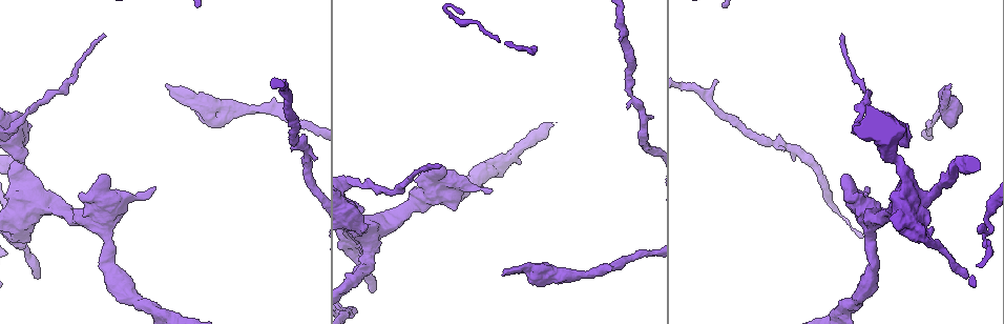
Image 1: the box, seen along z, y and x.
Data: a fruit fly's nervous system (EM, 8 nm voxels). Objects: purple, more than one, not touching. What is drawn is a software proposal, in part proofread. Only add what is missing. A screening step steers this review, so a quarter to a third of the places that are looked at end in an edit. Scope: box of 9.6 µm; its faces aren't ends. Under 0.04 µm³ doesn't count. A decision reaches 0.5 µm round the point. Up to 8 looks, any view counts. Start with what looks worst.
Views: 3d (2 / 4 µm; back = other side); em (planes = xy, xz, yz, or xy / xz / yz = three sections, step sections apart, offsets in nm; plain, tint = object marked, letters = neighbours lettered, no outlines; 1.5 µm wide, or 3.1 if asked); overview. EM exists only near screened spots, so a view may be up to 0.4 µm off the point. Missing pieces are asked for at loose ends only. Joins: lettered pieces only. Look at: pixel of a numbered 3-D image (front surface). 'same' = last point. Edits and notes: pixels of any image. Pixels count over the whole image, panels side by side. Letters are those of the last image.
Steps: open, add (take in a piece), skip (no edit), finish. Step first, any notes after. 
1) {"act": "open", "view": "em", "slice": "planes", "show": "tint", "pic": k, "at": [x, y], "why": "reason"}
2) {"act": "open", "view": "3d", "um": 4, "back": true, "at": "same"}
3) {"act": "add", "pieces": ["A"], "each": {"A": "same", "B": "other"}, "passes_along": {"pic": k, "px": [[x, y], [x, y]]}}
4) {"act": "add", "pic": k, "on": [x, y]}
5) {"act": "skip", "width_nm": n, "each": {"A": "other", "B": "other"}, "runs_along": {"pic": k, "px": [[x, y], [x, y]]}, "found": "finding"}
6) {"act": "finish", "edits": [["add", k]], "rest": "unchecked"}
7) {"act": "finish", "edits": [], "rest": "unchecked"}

{"act": "open", "view": "3d", "um": 2, "pic": 1, "at": [717, 80], "why": "free end"}

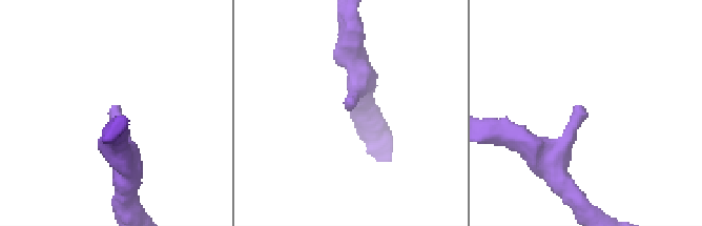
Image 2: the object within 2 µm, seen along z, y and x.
{"act": "open", "view": "em", "slice": "planes", "show": "plain", "pic": 2, "at": [581, 109]}

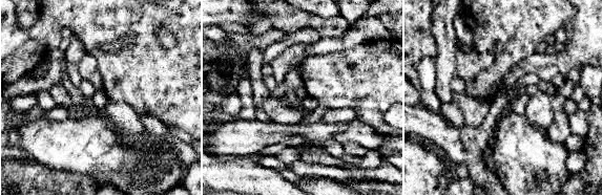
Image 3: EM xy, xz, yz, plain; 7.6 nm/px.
{"act": "open", "view": "em", "slice": "planes", "show": "letters", "at": "same", "why": "see the neighbours"}

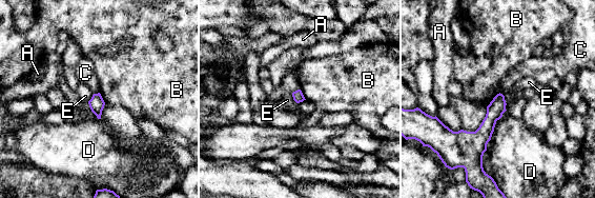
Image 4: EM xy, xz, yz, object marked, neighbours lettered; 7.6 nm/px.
{"act": "skip", "each": {"A": "other", "B": "other", "C": "other", "D": "other", "E": "other"}, "border": {"pic": 4, "px": [[499, 93], [490, 102]]}, "found": "none of them fits"}

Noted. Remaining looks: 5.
{"act": "open", "view": "em", "slice": "xy", "step": 4, "show": "letters", "pic": 1, "at": [950, 85], "why": "an open end"}

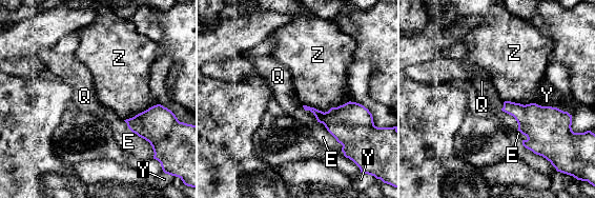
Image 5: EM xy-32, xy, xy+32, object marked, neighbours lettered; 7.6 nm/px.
{"act": "open", "view": "em", "slice": "planes", "show": "letters", "at": "same"}

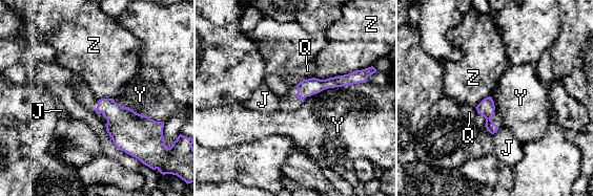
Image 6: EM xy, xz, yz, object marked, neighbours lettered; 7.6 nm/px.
{"act": "skip", "each": {"J": "other", "Q": "other", "Y": "other", "Z": "other"}, "runs_along": {"pic": 6, "px": [[354, 80], [310, 86], [300, 95]]}, "found": "no lettered piece goes on from it"}

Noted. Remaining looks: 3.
{"act": "open", "view": "em", "slice": "planes", "show": "letters", "pic": 1, "at": [868, 188], "why": "an open end"}

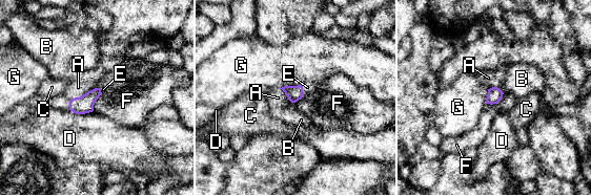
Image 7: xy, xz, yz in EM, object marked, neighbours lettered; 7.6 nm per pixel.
{"act": "add", "pieces": ["E"], "longest_contact_nm": ["A", 200], "each": {"A": "other", "B": "other", "C": "other", "D": "other", "E": "same", "F": "other", "G": "other"}, "passes_along": {"pic": 7, "px": [[293, 93], [302, 90], [307, 87]]}, "found": "the neuron continues"}

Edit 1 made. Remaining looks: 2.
{"act": "finish", "edits": [["add", 7]], "rest": "unchecked"}

